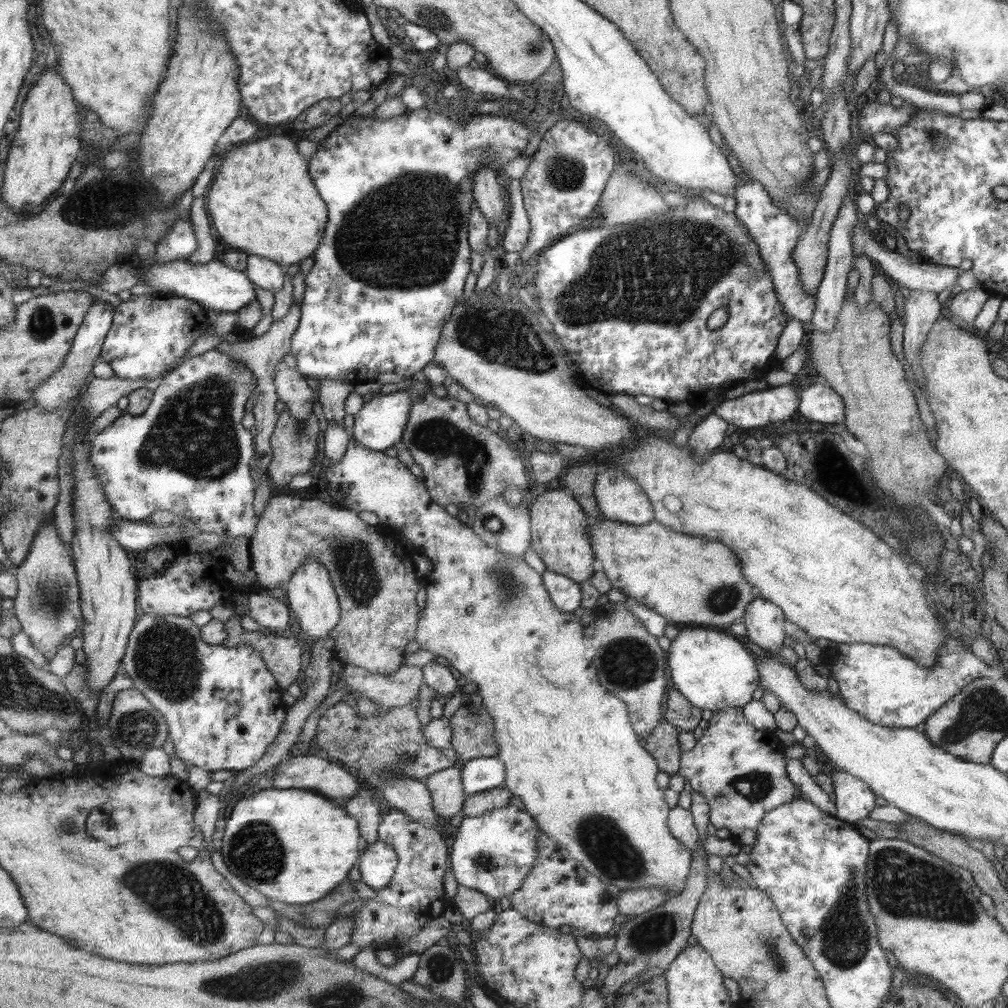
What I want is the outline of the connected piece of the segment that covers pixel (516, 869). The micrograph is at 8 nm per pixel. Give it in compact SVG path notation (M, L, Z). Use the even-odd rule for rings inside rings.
M508 804L503 808L492 808L478 817L463 817L449 844L449 858L447 860L457 885L461 885L482 892L492 900L498 902L502 896L510 896L514 890L520 888L523 877L530 871L534 863L536 834L539 832L534 818L524 811L519 811Z

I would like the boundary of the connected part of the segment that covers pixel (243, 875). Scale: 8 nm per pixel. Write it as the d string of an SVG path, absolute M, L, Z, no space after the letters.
M261 790L239 800L226 819L220 853L239 880L269 901L307 904L331 893L357 862L357 821L308 790Z

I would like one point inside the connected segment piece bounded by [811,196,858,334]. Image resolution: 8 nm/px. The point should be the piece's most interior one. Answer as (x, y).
(829, 293)

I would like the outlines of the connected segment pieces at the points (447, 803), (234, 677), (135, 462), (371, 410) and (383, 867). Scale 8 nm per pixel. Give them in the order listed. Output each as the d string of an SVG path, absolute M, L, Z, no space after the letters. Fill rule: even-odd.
M450 767L431 774L424 782L431 795L433 810L443 822L459 812L466 794L461 790L462 780L459 780L457 768Z
M141 614L139 621L135 622L135 627L131 630L130 641L126 644L126 650L123 655L122 665L126 671L127 676L133 681L133 688L137 689L147 700L163 715L166 719L168 729L168 736L172 740L174 752L182 760L184 765L189 768L191 766L203 768L208 772L215 772L220 770L243 772L247 768L254 766L256 762L261 760L265 748L274 741L277 737L279 729L281 729L282 722L285 721L285 706L281 702L281 692L277 688L277 682L273 680L261 660L261 655L255 652L251 644L243 642L240 645L235 645L233 648L225 648L219 645L209 645L202 639L201 628L191 623L187 617L173 616L168 614L164 617L156 617L152 614Z
M213 348L203 354L185 359L170 371L167 371L152 391L152 399L140 415L130 415L126 412L119 416L113 424L99 432L92 440L94 446L92 461L95 463L98 477L102 480L107 500L113 506L118 518L127 521L146 522L152 512L166 510L174 515L175 519L179 517L189 519L195 525L195 531L212 533L225 538L250 537L253 535L253 530L257 526L257 516L253 512L253 478L251 478L249 462L253 458L254 438L249 432L245 432L244 428L241 428L241 416L246 412L243 410L245 400L251 398L250 394L255 390L256 378L252 375L252 372L242 362L237 362L229 354L223 354L221 350Z
M410 392L374 395L352 416L352 437L372 451L384 451L399 442L410 412Z
M383 841L368 844L359 856L361 882L374 891L381 890L393 876L397 866L396 850Z

